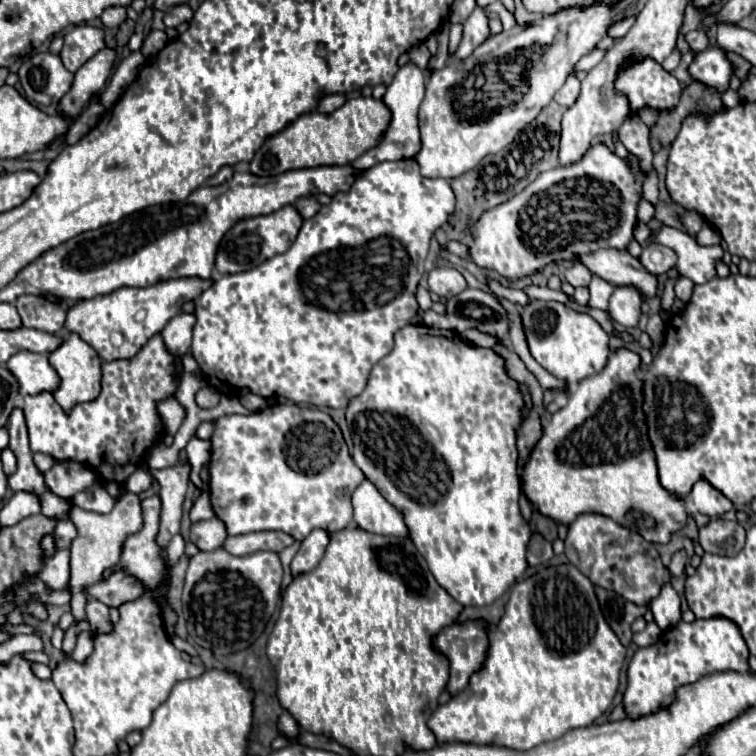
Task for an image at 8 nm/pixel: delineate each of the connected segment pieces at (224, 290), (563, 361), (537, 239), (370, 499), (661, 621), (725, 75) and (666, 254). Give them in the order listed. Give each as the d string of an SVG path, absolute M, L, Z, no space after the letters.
M395 160L395 162L379 162L365 170L349 192L337 192L333 196L333 202L329 206L323 206L313 218L303 222L303 228L299 230L297 240L291 244L291 248L283 254L277 254L269 260L265 260L261 266L239 272L239 274L227 274L217 276L215 284L207 288L195 308L197 324L193 326L193 358L197 360L201 372L207 376L207 382L217 388L221 394L239 396L243 390L249 390L263 398L287 398L295 404L307 402L317 408L345 408L351 398L359 396L367 384L369 370L375 362L379 362L383 356L387 356L393 348L393 334L409 324L409 320L417 314L417 300L415 290L423 274L423 258L429 250L429 242L433 232L447 222L455 208L455 196L445 178L425 178L419 174L419 164L415 160Z
M529 300L521 308L521 322L531 356L555 378L569 382L571 388L575 388L579 380L601 372L607 364L609 336L587 312L577 312L553 300Z
M597 144L587 150L587 154L571 164L557 166L549 172L543 172L531 182L523 192L513 196L511 200L483 212L483 216L473 226L473 244L469 244L471 260L483 268L493 268L509 280L521 278L535 270L541 270L547 264L557 260L575 260L575 256L583 252L593 252L599 248L617 248L625 250L629 240L633 238L633 226L637 222L637 202L641 198L643 176L637 168L637 160L633 158L633 174L615 152L607 146Z
M363 480L363 484L355 488L353 510L355 510L355 518L353 518L355 524L367 532L385 534L385 536L409 534L401 512L395 506L391 506L369 480Z
M667 582L663 584L659 596L649 602L649 610L655 616L655 622L661 630L667 630L675 626L681 620L681 600L679 594L673 590L673 586Z
M709 48L705 52L697 52L695 62L689 66L689 72L695 80L715 86L719 92L723 92L729 86L729 76L733 74L733 68L721 48Z
M651 244L647 248L643 248L641 254L641 264L651 272L651 274L665 274L671 266L675 266L677 262L677 254L661 244Z

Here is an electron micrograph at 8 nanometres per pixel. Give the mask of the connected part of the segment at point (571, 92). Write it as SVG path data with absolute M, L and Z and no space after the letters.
M571 74L571 76L567 78L567 82L557 90L557 94L555 94L555 102L561 104L561 106L567 106L567 108L569 108L571 104L575 104L577 96L579 96L579 80Z

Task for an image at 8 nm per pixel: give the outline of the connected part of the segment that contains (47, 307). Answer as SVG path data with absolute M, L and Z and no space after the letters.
M19 296L15 308L25 328L55 334L63 330L67 312L73 308L73 302L53 296Z

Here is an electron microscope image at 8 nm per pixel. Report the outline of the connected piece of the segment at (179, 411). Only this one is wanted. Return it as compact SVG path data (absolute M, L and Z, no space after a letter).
M169 398L169 400L163 400L159 404L159 414L161 414L163 422L165 422L167 432L171 436L175 436L177 430L179 430L179 420L185 418L185 408L175 398Z

